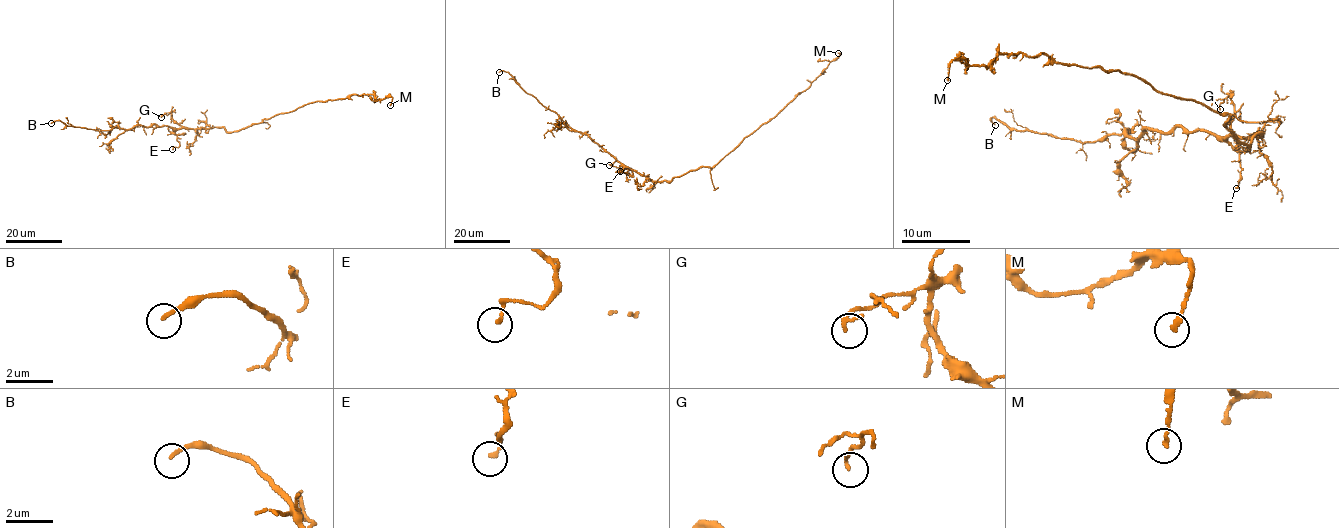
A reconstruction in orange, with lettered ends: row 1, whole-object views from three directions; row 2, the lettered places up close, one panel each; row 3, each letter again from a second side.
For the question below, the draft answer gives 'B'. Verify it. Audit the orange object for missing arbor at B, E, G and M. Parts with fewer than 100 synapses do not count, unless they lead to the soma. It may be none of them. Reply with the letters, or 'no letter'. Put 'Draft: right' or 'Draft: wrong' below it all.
B
Draft: right

